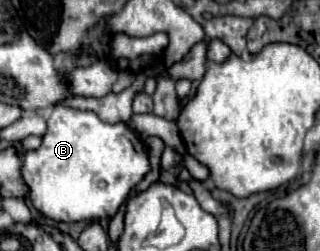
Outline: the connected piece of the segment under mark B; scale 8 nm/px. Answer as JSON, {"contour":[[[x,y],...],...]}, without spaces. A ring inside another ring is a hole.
{"contour":[[[56,105],[48,117],[48,131],[42,137],[42,145],[36,151],[26,151],[24,155],[22,179],[28,185],[28,201],[32,209],[36,209],[42,217],[62,223],[78,223],[114,217],[122,203],[130,197],[130,191],[146,177],[148,171],[148,149],[138,133],[128,125],[110,125],[92,111]]]}

